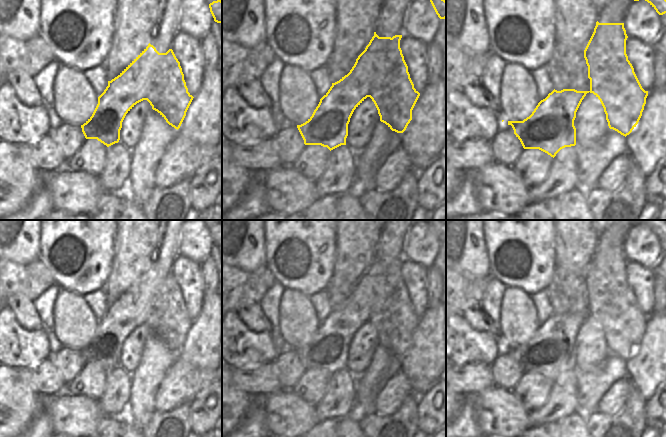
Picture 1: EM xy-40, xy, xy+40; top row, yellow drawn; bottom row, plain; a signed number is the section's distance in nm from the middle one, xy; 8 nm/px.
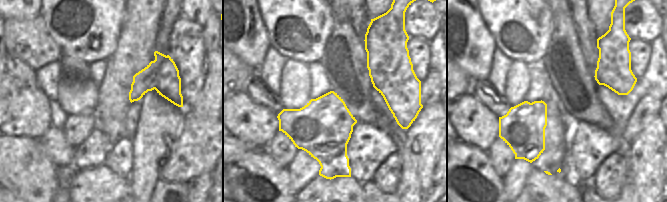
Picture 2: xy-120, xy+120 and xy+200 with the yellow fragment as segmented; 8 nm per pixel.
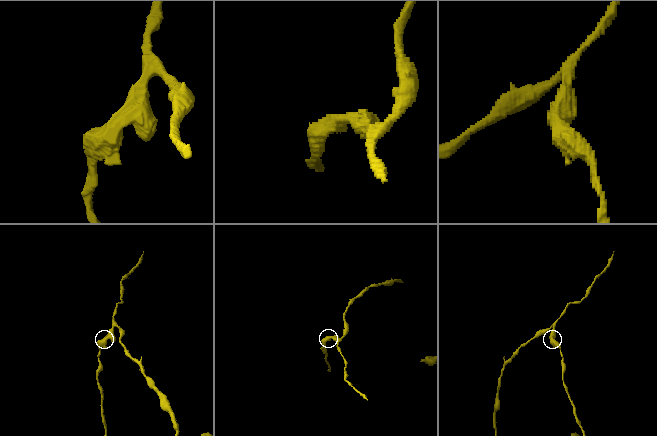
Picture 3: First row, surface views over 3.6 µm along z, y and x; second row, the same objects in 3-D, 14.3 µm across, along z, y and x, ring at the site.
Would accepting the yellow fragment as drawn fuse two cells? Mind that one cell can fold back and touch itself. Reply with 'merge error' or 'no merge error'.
merge error

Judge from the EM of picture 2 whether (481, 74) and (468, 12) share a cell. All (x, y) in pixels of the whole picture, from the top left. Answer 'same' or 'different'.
same

